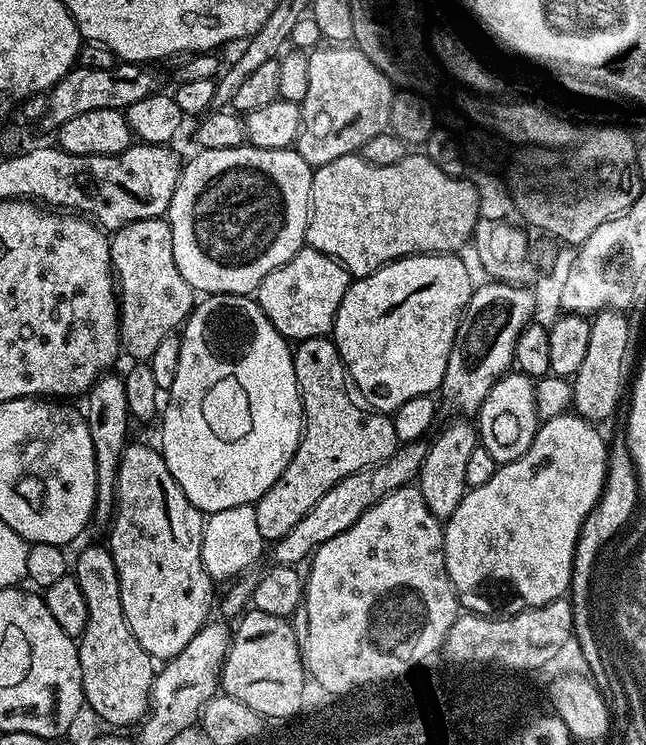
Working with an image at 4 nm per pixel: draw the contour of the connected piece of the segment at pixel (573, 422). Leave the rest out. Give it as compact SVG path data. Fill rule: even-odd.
M562 414L558 418L550 418L543 421L536 431L536 436L530 442L529 448L521 457L508 464L501 464L496 469L494 478L486 482L486 486L468 488L465 491L458 510L444 524L444 557L446 558L446 570L456 591L456 599L460 601L460 607L465 613L477 616L513 616L524 612L527 608L541 608L546 602L554 602L561 599L569 591L572 583L572 563L574 562L574 550L582 530L582 522L586 522L586 514L598 502L600 491L604 489L604 475L608 469L608 444L600 437L600 432L595 423L590 420L583 420L575 414Z

